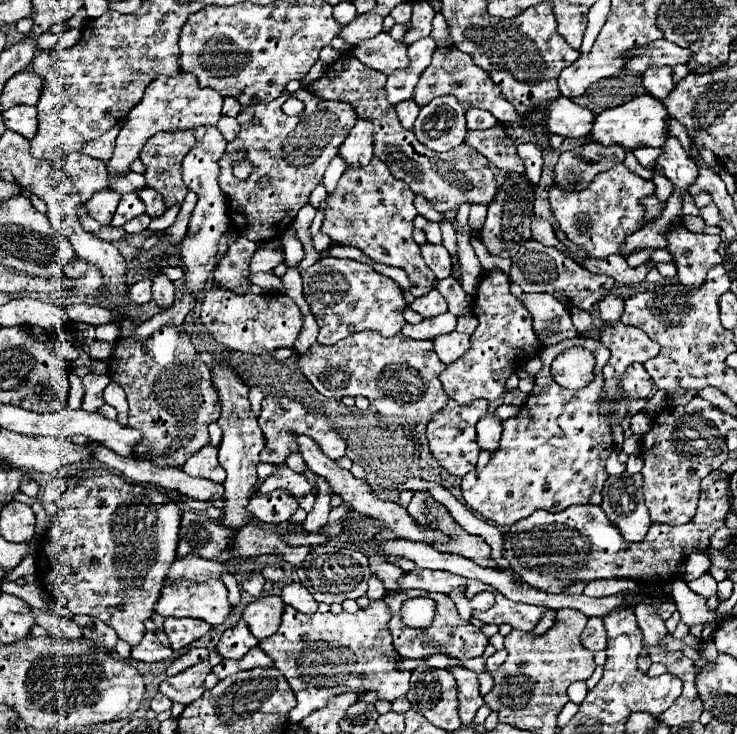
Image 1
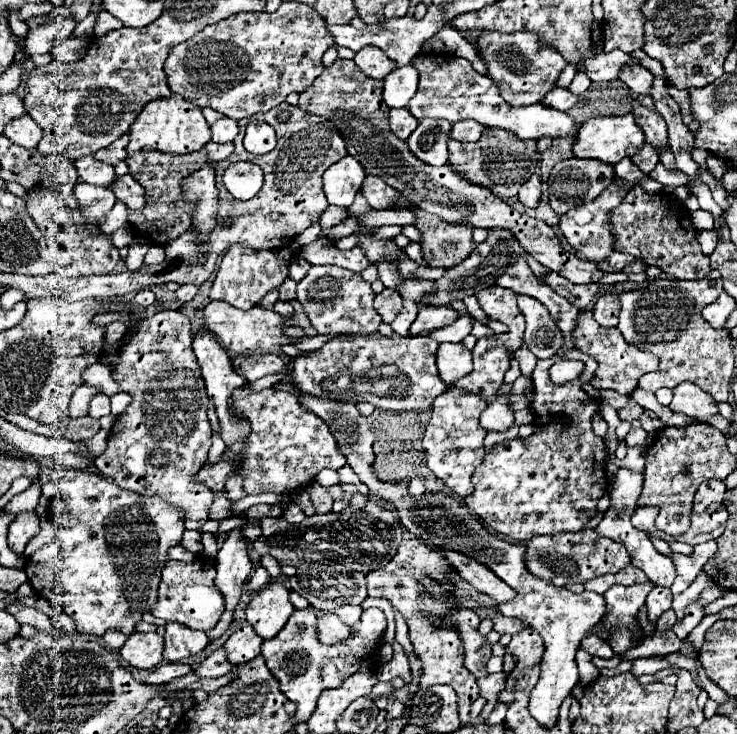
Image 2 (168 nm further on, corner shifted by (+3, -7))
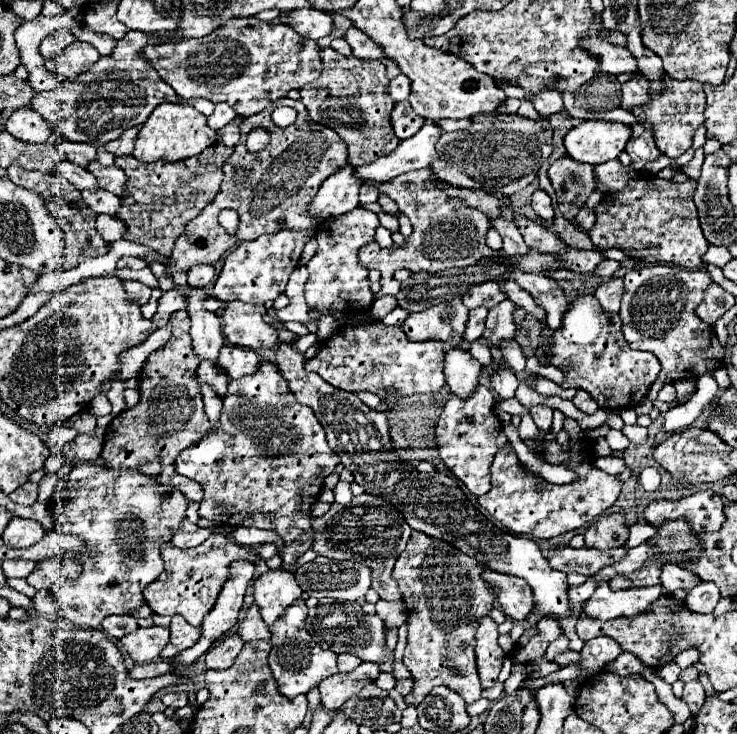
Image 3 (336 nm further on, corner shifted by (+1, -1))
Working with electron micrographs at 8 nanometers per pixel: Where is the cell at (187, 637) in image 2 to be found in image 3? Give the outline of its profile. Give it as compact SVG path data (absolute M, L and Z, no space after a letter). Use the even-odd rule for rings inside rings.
M181 615L173 617L169 629L171 629L171 639L169 639L167 647L163 649L161 657L169 657L171 659L171 657L179 655L181 651L193 647L197 643L197 639L201 637L201 627L189 625Z

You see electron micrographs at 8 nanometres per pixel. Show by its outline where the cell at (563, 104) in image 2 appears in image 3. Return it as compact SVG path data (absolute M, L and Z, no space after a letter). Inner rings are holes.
M557 89L541 91L539 95L533 97L533 105L543 117L549 117L553 113L563 111L563 99L561 99L561 93Z

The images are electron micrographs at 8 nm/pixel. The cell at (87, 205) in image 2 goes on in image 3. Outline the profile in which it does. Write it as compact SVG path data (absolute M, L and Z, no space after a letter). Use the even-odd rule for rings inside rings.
M61 161L59 165L57 165L57 171L65 177L65 179L69 179L79 191L83 191L83 189L99 189L99 183L97 183L97 179L95 179L95 175L91 173L91 171L87 171L85 167L79 167L79 165L71 165L69 161Z

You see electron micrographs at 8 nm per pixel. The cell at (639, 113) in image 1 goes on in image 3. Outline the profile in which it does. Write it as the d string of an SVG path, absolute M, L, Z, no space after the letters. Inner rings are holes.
M603 119L581 121L565 135L567 155L581 163L601 165L609 159L617 159L631 139L631 127L625 123L613 123Z

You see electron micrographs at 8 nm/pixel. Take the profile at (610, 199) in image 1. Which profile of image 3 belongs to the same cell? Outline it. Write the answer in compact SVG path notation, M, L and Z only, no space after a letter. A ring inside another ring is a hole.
M581 207L573 221L575 221L575 225L581 227L583 231L589 231L589 229L595 225L595 211L591 211L591 209L587 209L587 207Z

